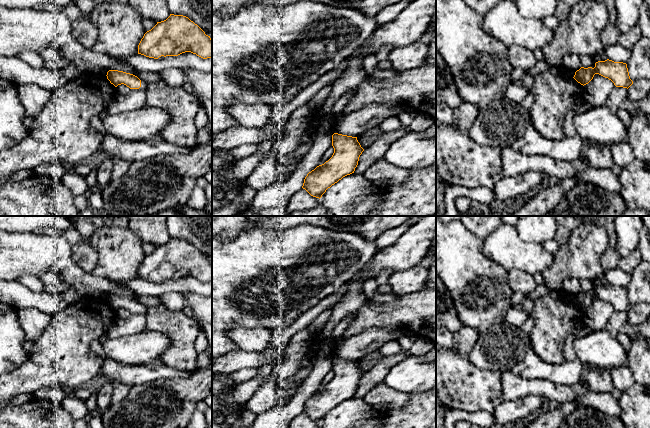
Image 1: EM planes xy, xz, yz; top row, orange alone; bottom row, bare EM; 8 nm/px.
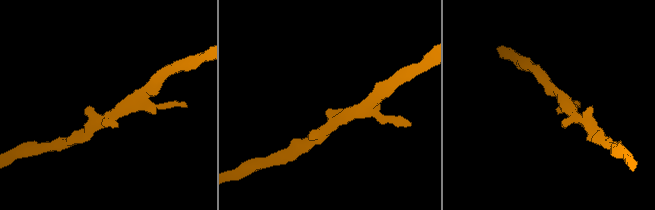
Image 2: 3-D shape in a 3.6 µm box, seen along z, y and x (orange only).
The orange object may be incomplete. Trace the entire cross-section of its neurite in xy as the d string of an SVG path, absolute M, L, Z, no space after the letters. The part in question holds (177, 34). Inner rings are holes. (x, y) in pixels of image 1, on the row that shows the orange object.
M170 16L147 31L138 45L138 54L158 59L191 52L207 59L212 57L212 39L188 17Z

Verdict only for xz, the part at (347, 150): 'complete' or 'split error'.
complete

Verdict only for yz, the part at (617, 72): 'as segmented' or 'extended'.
as segmented

